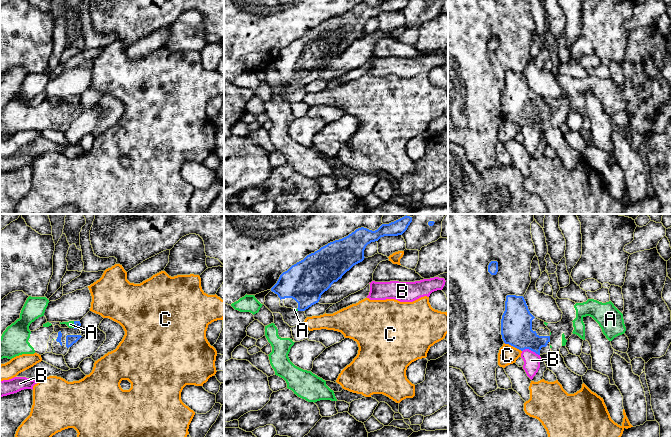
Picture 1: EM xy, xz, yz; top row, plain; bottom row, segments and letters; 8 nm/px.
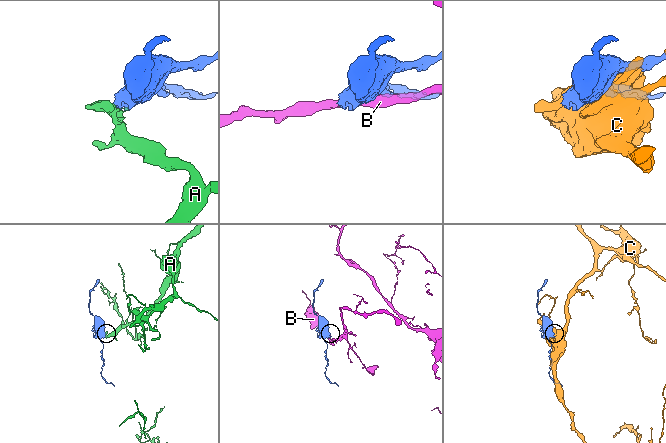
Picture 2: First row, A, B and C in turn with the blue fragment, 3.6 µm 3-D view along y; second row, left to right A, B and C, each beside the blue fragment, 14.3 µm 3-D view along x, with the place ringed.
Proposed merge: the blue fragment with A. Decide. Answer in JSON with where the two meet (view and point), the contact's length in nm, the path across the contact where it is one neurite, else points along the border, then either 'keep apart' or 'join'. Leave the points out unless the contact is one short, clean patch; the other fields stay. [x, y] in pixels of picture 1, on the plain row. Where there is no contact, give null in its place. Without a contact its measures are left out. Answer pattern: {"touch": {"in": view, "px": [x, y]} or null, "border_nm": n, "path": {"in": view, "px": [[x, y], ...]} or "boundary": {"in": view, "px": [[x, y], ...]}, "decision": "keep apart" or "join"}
{"touch": {"in": "xy", "px": [74, 100]}, "border_nm": 60, "decision": "join"}

